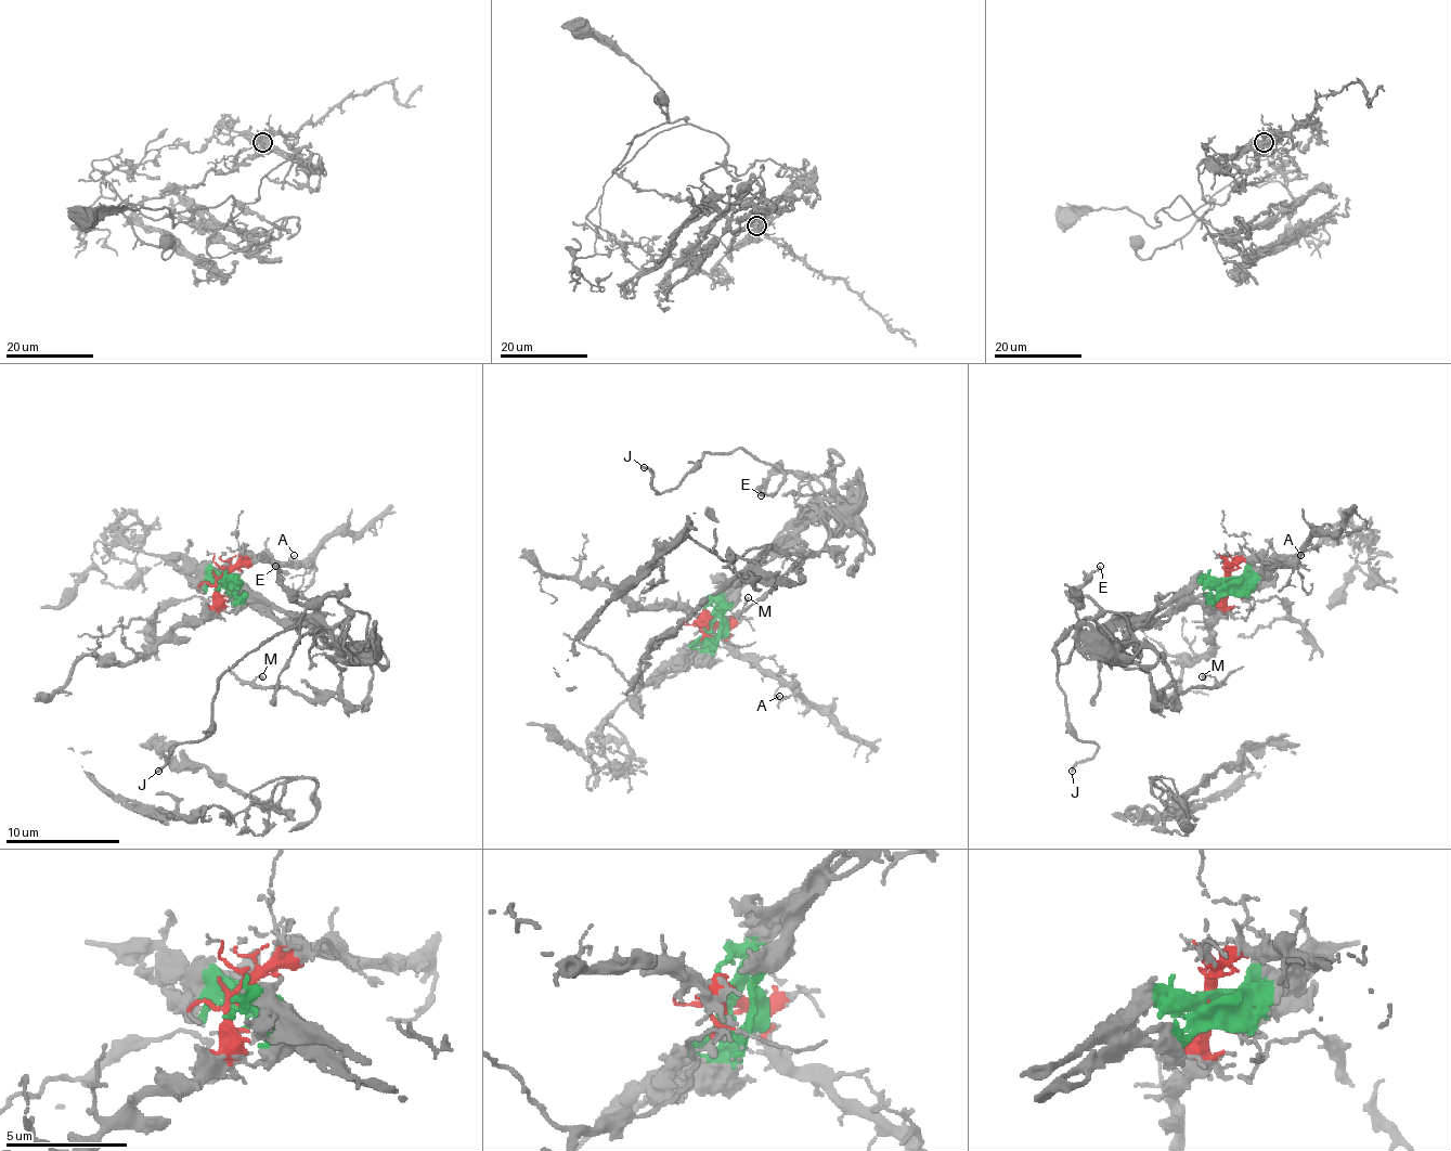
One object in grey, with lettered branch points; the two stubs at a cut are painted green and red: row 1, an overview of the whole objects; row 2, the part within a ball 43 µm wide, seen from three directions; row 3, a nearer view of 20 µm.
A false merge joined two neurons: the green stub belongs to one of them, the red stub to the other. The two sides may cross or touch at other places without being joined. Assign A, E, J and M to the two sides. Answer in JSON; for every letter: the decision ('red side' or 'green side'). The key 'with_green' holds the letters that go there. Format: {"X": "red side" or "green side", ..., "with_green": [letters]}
{"A": "red side", "E": "green side", "J": "green side", "M": "green side", "with_green": ["E", "J", "M"]}

